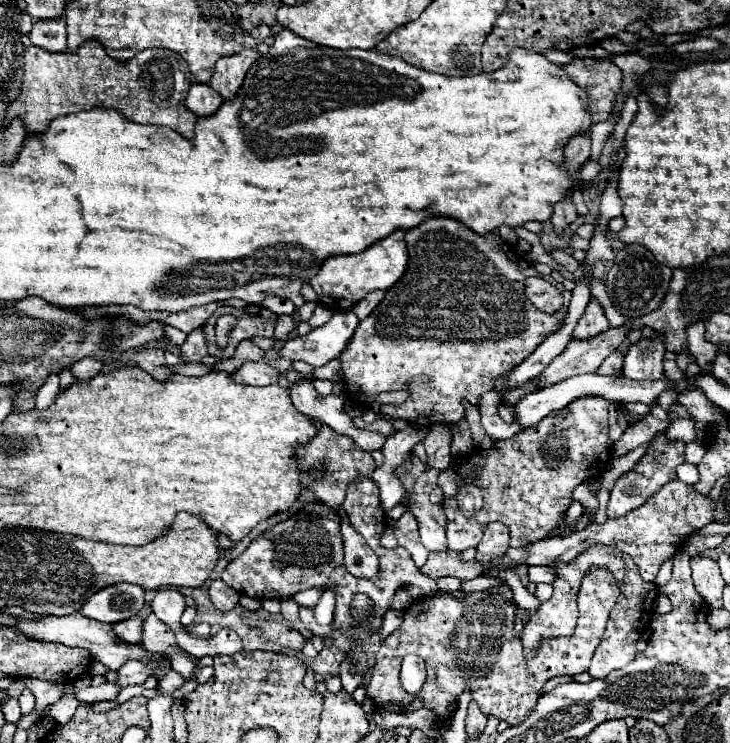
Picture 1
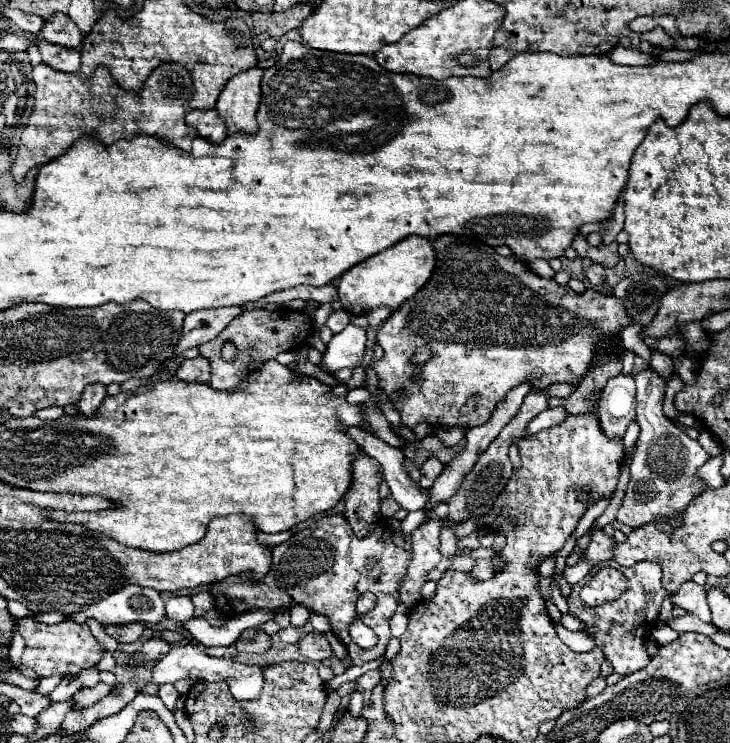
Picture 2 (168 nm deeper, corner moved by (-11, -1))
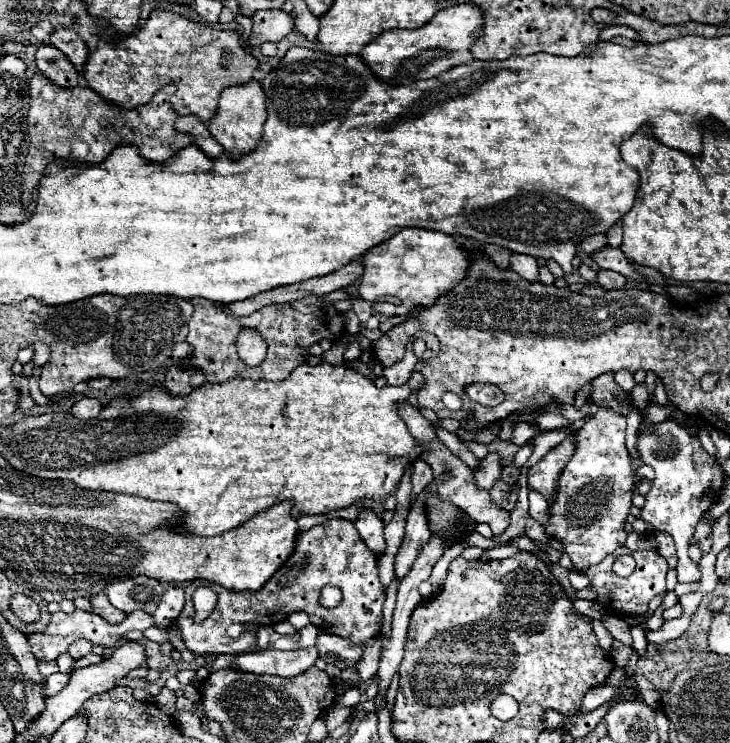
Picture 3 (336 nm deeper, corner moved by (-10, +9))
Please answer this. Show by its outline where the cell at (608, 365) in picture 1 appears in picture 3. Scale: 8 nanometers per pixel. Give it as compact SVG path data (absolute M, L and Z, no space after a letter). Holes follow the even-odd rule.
M599 409L575 431L575 453L557 481L555 503L549 505L551 539L559 539L575 567L587 569L625 545L625 521L631 509L633 489L641 477L629 461L625 447L625 417L613 409Z

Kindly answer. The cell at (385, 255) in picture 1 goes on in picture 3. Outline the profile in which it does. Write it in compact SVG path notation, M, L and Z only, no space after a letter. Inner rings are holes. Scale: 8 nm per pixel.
M413 227L413 229L399 231L395 237L387 239L385 243L377 245L367 255L363 255L363 265L365 265L365 271L363 271L363 277L359 279L359 295L373 305L373 311L391 317L391 315L407 315L415 307L435 305L435 301L443 293L449 293L451 289L455 289L459 281L463 281L463 277L467 275L467 265L471 265L471 261L467 261L467 253L463 253L463 245L455 237L445 235L441 231ZM391 297L397 297L401 303L399 305L389 303L387 299Z

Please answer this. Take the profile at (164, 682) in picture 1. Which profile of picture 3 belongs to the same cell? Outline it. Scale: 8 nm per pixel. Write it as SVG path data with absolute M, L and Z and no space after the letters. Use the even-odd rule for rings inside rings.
M167 687L161 689L161 693L155 697L155 703L159 705L159 709L163 709L167 715L173 715L175 713L175 693Z

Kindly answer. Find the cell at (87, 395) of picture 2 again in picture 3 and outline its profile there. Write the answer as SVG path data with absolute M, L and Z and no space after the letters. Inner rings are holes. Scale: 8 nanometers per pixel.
M83 397L81 401L77 401L71 407L71 415L79 417L79 419L93 419L99 415L99 411L101 411L99 399L89 399L89 397Z

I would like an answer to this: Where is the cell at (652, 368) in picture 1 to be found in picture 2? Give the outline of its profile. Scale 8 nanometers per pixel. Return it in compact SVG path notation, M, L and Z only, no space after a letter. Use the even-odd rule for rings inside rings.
M646 367L634 375L636 379L636 421L640 425L638 447L630 463L630 483L626 487L624 499L616 513L616 519L630 527L640 527L654 521L656 517L672 517L692 501L704 483L696 477L696 469L708 461L708 453L682 433L662 411L666 381L652 369Z

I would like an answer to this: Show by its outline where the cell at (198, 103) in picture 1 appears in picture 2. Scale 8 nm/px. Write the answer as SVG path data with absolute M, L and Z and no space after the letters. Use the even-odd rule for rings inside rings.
M214 109L190 111L186 113L186 123L192 125L200 137L212 143L220 143L220 139L228 135L228 129L224 127L224 119L220 119L220 115L216 115Z

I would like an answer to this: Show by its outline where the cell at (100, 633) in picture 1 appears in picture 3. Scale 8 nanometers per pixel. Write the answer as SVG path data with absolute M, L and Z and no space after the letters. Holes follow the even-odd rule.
M315 647L301 649L301 651L251 651L237 655L235 669L257 673L257 675L279 675L279 677L295 677L315 665L319 653Z

